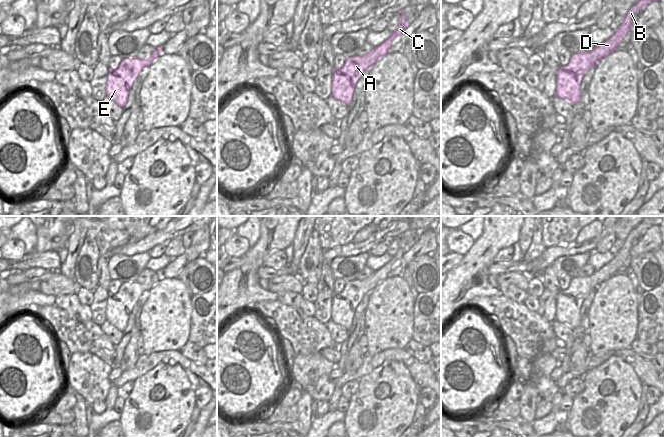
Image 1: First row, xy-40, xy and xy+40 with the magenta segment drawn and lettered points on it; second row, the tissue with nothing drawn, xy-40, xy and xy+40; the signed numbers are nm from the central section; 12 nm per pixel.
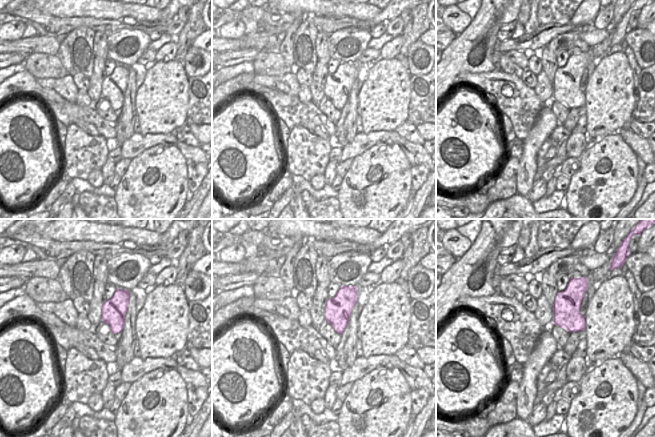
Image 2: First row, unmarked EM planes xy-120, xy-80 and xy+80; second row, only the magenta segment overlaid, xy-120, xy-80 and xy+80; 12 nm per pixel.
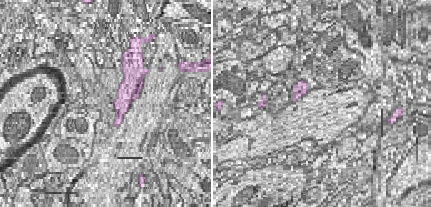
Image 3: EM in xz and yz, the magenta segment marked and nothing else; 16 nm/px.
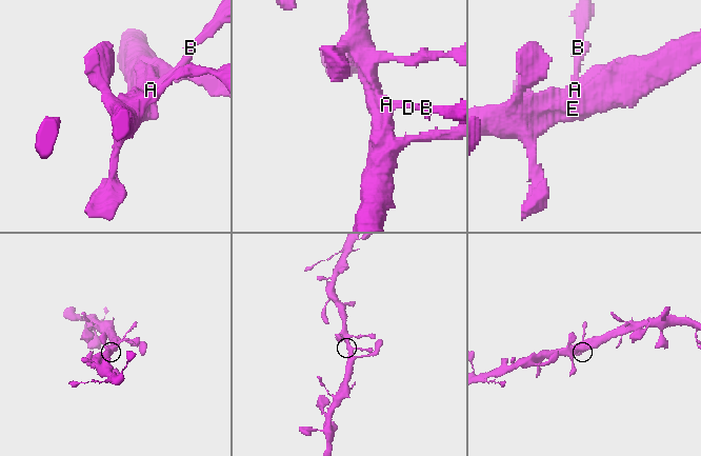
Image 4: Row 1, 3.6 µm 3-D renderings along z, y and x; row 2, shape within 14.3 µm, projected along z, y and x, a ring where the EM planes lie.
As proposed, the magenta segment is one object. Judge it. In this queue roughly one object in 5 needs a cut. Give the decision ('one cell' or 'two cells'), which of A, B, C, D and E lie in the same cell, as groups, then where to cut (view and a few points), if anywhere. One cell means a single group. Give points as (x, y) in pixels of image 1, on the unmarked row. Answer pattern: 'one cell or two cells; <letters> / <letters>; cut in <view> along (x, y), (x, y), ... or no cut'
one cell; A B C D E; no cut

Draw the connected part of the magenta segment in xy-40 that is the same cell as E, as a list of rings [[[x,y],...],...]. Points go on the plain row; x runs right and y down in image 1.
[[[162,272],[156,274],[146,283],[125,282],[122,283],[116,294],[108,294],[106,307],[106,320],[118,330],[124,331],[128,318],[141,294],[155,285],[162,277]]]

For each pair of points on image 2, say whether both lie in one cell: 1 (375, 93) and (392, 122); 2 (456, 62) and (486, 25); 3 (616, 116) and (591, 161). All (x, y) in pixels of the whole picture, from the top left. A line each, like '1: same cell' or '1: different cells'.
1: same cell
2: same cell
3: different cells

